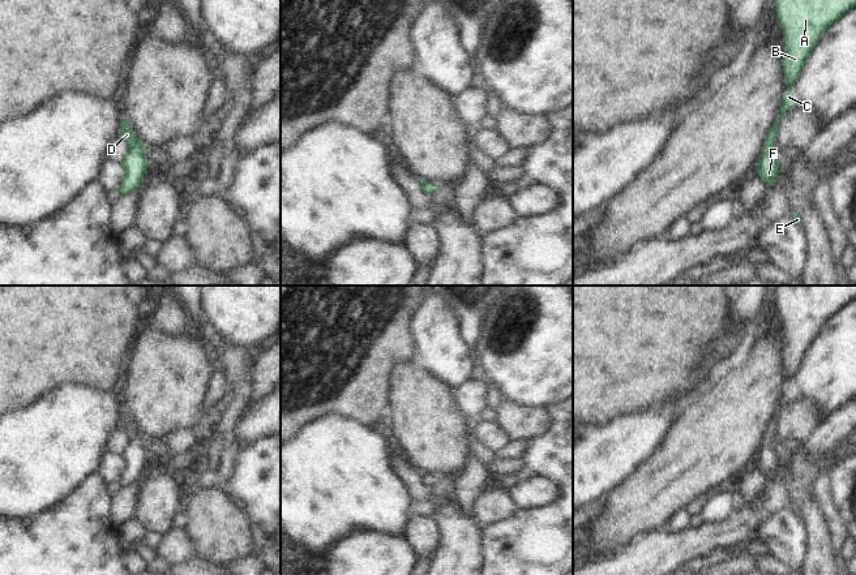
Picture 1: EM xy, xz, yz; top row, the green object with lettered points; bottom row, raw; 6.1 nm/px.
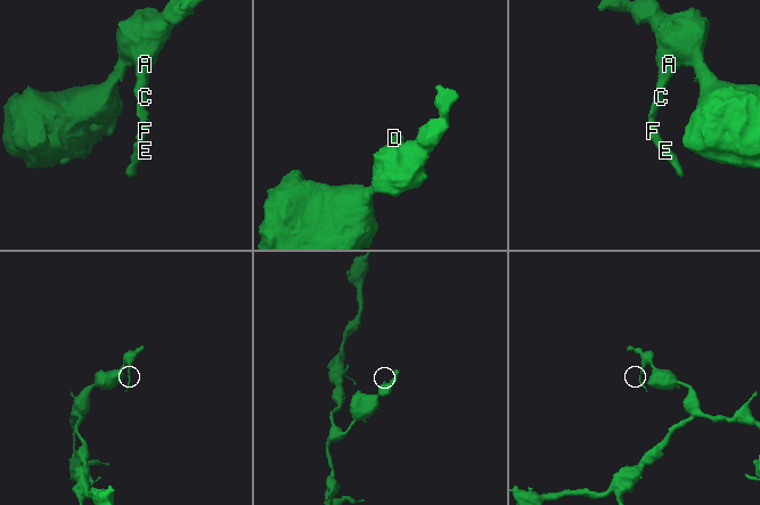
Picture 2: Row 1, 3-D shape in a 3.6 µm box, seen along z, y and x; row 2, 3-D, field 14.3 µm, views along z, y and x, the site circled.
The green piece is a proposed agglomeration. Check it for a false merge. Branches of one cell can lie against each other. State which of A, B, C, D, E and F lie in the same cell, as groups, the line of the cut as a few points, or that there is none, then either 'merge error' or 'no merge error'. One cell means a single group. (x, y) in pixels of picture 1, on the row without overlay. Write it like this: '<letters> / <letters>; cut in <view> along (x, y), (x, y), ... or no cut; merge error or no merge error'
A B C D E F; no cut; no merge error

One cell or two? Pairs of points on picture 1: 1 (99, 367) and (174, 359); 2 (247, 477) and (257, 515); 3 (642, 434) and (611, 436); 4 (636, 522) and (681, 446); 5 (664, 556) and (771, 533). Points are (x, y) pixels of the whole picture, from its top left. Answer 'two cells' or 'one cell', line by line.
1: two cells
2: one cell
3: one cell
4: one cell
5: two cells

